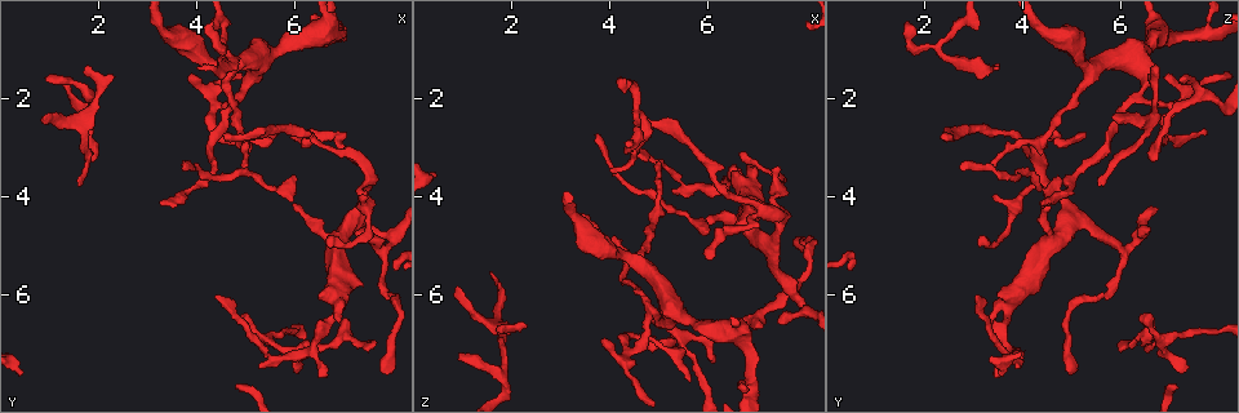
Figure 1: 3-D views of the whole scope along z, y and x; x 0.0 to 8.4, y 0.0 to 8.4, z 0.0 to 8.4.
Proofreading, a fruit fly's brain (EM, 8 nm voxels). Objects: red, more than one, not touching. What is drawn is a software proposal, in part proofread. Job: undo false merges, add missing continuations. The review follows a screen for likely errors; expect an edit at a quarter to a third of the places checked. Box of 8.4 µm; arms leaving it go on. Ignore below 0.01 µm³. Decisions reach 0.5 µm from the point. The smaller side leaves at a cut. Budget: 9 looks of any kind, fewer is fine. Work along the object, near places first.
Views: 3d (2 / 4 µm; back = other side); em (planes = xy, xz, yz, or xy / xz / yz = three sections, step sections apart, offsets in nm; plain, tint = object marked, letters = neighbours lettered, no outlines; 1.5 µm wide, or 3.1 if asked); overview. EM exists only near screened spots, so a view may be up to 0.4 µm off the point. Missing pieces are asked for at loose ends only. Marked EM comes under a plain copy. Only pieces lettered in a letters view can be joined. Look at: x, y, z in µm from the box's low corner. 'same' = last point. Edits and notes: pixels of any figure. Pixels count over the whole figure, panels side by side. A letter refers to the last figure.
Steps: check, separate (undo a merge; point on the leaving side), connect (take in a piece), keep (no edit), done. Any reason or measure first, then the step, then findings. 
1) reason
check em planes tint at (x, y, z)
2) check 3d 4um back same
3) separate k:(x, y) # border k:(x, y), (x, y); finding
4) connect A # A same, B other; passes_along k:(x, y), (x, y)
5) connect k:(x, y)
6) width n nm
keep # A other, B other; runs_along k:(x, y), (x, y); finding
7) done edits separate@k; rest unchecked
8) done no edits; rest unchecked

thin end
check em planes letters at (1.00, 1.60, 7.25)

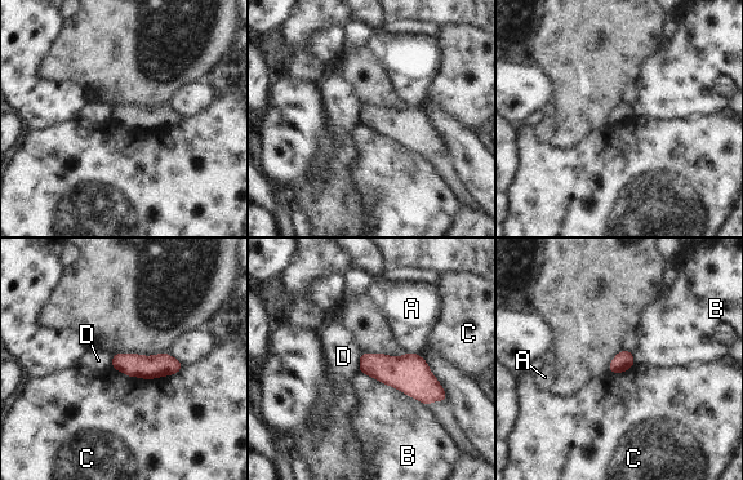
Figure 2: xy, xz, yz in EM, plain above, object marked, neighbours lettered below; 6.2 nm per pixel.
width 120 nm
keep # A other, B other, C other, D other; runs_along 2:(115, 359), (134, 365), (177, 367); no lettered piece goes on from it

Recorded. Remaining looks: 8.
an open end
check em planes letters at (6.00, 2.75, 5.25)

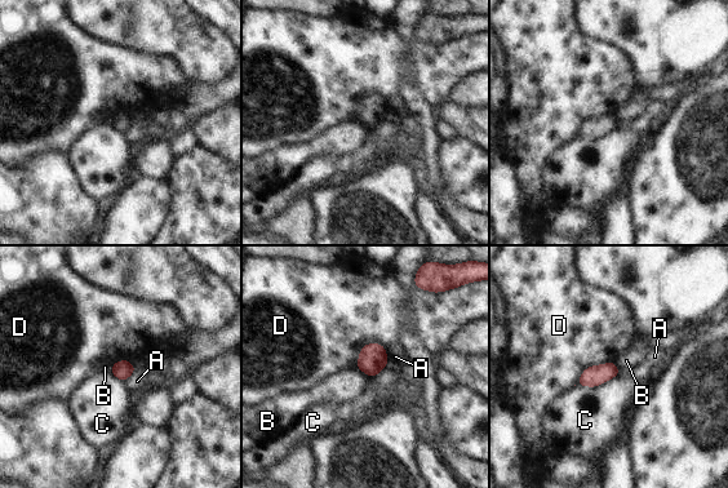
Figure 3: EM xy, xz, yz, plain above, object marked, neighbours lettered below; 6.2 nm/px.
keep # A other, B other, C other, D other; border 3:(356, 368), (371, 377); none of them fits

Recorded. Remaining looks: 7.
an open end
check 3d 4um at (6.65, 5.00, 3.10)

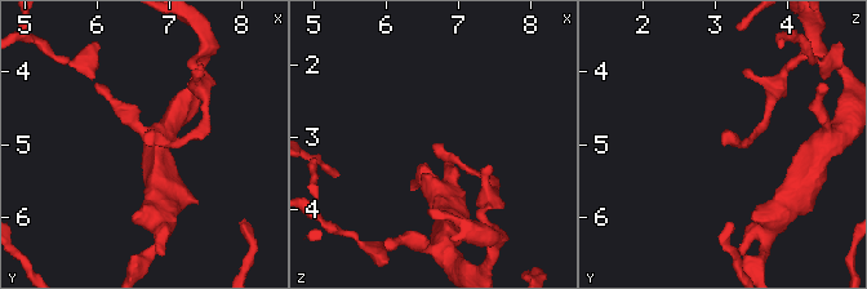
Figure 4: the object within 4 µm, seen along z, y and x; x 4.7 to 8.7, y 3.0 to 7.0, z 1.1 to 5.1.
check em planes letters at (6.65, 4.95, 3.15)

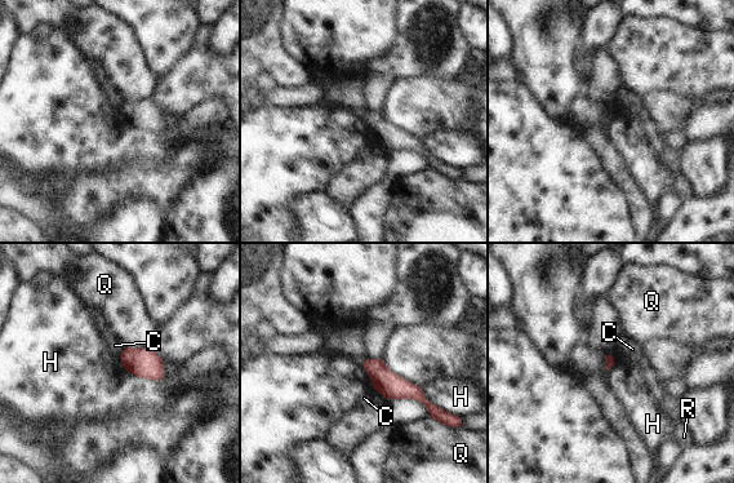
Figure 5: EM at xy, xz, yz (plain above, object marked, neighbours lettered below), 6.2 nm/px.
keep # C other, H other, Q other, R other; border 5:(119, 358), (137, 376), (164, 379); no lettered piece goes on from it

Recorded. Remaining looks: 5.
thin end
check 3d 2um at (6.70, 7.65, 3.55)

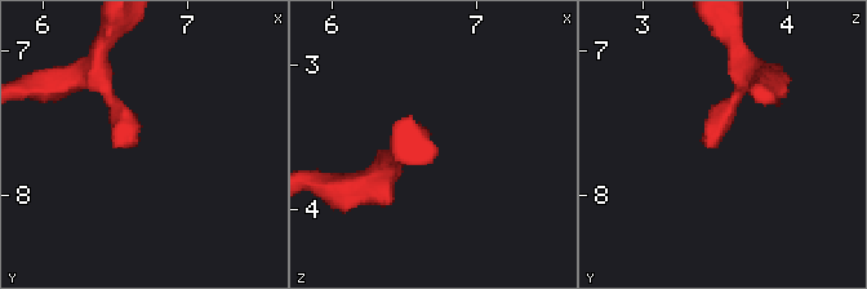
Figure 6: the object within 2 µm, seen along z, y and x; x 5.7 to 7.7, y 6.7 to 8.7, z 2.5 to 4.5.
now the EM
check em planes letters at (6.66, 7.64, 3.54)

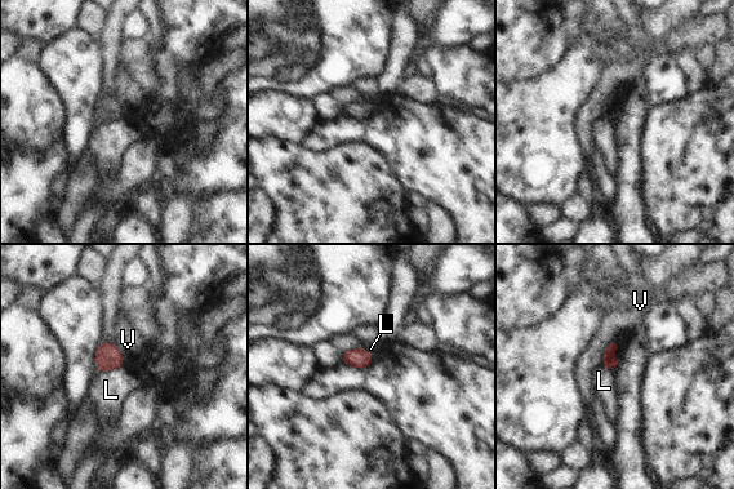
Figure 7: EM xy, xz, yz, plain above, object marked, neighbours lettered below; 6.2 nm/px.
width 100 nm; longest_contact V 190 nm
keep # L other, V other; none of them fits

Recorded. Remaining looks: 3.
done no edits; rest unchecked

